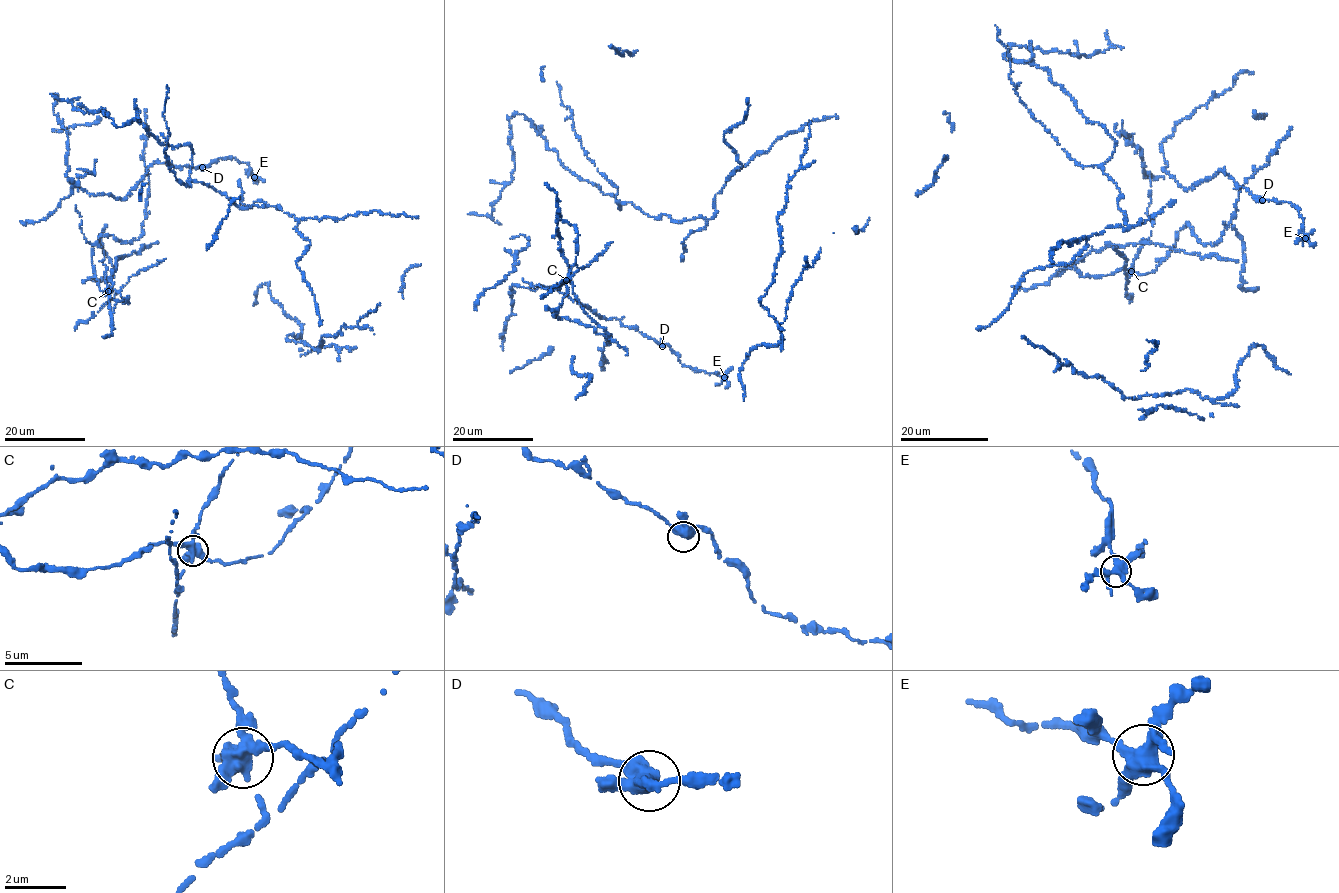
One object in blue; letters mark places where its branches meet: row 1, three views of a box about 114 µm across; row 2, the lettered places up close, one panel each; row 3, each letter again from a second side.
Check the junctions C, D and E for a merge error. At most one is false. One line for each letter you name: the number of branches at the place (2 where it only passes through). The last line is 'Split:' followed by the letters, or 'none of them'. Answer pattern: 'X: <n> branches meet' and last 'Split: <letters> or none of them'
C: 5 branches meet
Split: C

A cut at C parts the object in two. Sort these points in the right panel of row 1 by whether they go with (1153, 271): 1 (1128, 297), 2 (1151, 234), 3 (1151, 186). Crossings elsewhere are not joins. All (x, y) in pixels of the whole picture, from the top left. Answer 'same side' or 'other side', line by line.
1: other side
2: other side
3: other side

